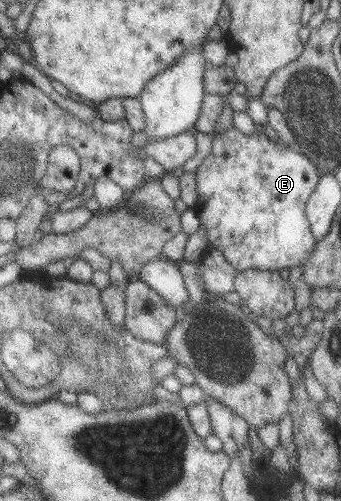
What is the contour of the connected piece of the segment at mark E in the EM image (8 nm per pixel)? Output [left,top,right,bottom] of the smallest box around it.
[195,127,322,272]

